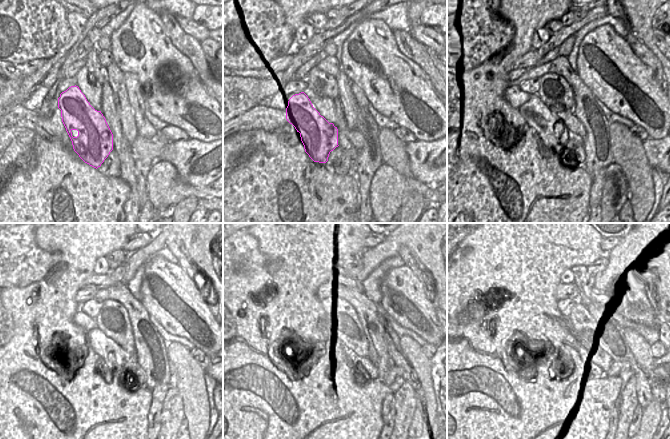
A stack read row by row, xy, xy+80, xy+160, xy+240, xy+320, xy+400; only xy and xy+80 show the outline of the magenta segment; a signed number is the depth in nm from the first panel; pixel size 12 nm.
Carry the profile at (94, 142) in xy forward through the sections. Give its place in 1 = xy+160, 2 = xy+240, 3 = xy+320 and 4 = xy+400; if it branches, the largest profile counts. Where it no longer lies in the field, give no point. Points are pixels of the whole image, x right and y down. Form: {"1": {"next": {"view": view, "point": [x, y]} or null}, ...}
{"1": {"next": {"view": "xy+160", "point": [536, 113]}}, "2": {"next": {"view": "xy+240", "point": [100, 343]}}, "3": {"next": {"view": "xy+320", "point": [346, 353]}}, "4": {"next": {"view": "xy+400", "point": [569, 353]}}}

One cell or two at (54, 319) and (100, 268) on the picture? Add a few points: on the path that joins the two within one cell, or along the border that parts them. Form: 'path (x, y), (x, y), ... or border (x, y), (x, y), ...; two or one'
border (102, 255), (94, 265), (93, 272), (96, 275); two

